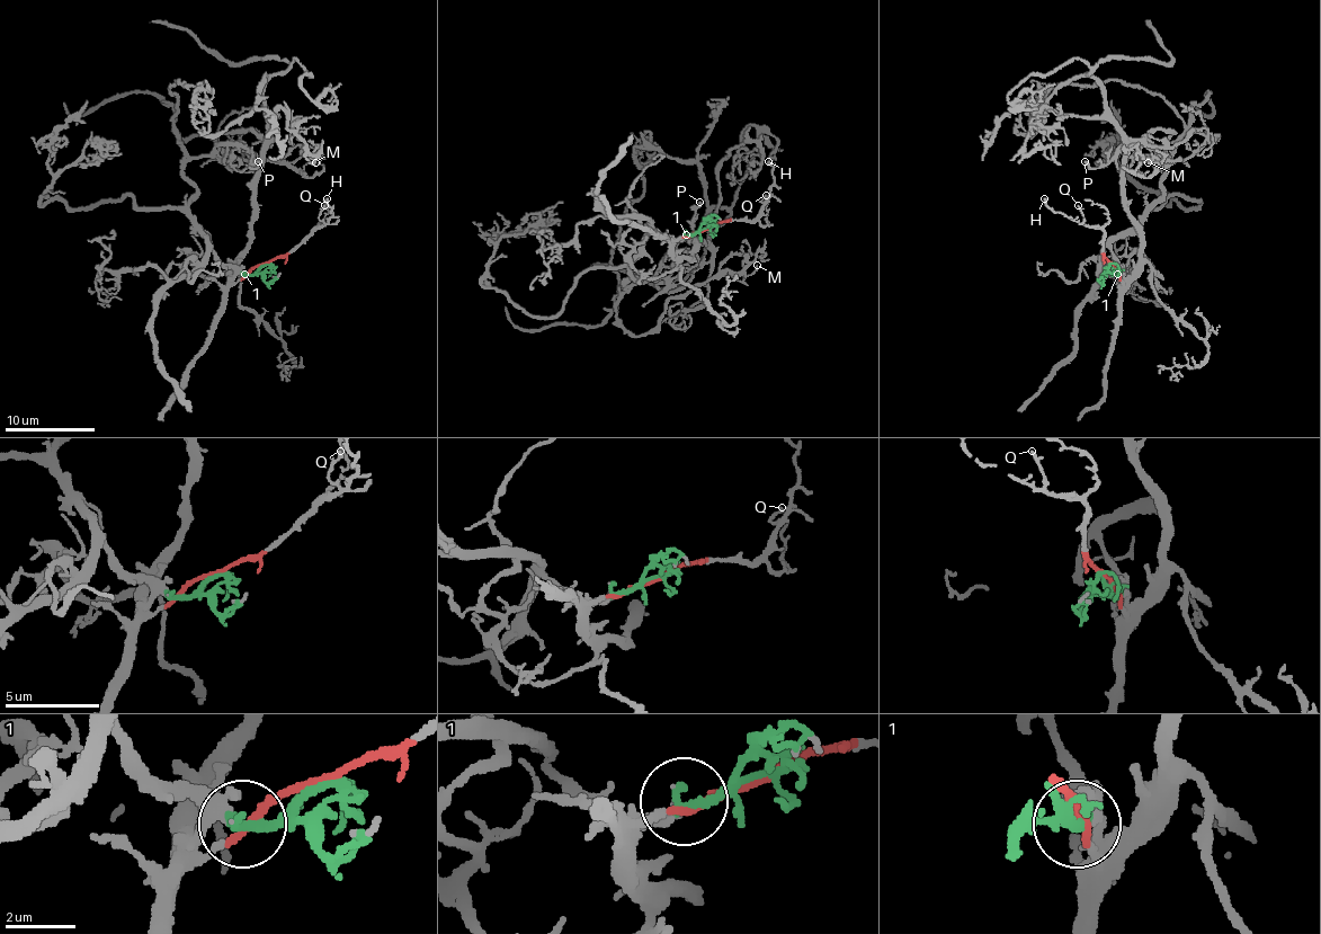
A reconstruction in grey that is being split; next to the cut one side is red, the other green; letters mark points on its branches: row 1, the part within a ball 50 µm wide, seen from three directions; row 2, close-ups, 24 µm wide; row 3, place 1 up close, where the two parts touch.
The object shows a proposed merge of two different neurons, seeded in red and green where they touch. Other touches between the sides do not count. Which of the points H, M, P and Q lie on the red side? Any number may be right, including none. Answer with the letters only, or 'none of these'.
H, Q

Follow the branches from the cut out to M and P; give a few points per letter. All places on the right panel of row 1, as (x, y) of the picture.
M: (1110, 265), (1122, 269), (1115, 240), (1162, 195), (1174, 145), (1189, 130), (1219, 136), (1156, 168), (1147, 161)
P: (1110, 265), (1122, 269), (1110, 245), (1162, 195), (1167, 159), (1151, 145), (1122, 145), (1097, 168), (1083, 161)

